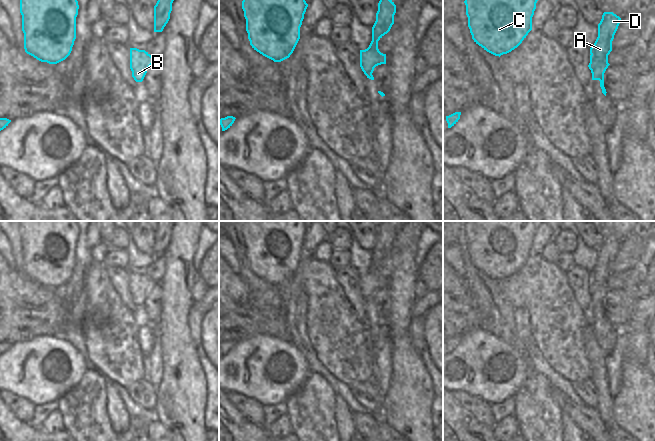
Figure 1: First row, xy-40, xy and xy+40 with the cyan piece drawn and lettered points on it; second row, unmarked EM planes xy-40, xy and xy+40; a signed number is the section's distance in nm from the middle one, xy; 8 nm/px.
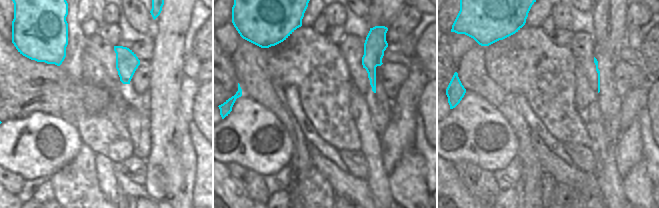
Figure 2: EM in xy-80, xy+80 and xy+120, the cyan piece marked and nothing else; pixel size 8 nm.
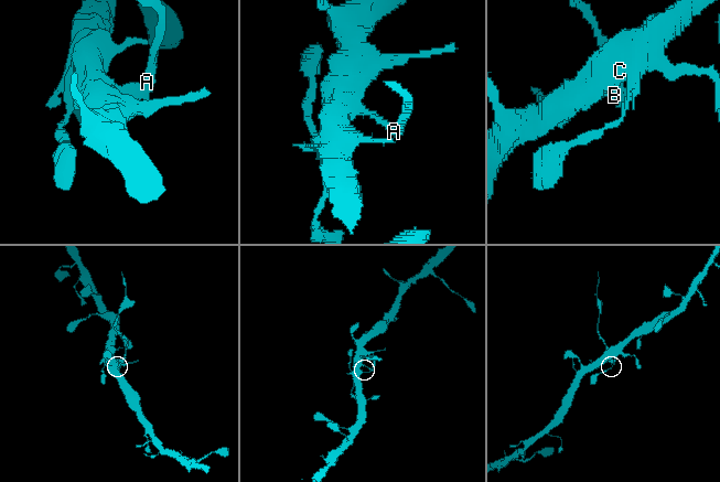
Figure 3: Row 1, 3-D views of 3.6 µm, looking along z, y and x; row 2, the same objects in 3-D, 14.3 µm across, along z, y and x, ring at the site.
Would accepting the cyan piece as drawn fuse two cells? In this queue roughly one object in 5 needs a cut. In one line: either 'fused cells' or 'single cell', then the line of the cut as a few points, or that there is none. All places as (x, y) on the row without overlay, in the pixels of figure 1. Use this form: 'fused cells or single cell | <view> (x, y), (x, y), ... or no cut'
fused cells | xy (367, 272), (379, 275)

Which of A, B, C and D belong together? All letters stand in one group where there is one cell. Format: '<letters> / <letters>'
A D / B C

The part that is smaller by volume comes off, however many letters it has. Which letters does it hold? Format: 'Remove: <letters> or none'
Remove: A, D

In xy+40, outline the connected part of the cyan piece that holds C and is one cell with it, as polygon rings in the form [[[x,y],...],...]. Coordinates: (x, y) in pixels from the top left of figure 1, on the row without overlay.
[[[466,221],[466,239],[472,263],[487,276],[501,280],[517,272],[532,254],[532,241],[539,221]]]

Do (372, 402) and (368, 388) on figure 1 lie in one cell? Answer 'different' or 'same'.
same

